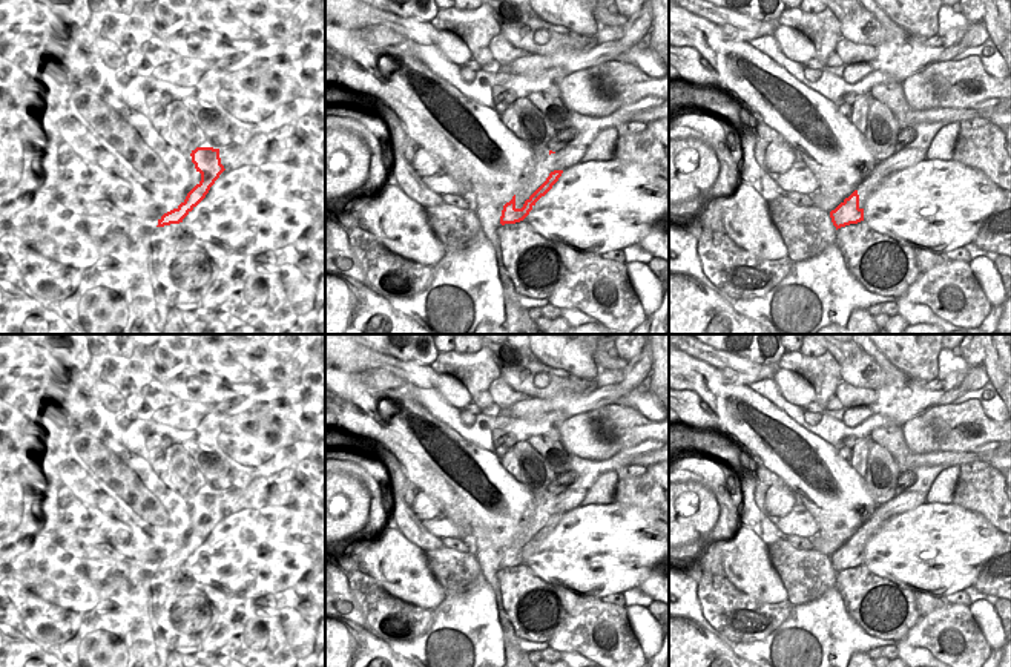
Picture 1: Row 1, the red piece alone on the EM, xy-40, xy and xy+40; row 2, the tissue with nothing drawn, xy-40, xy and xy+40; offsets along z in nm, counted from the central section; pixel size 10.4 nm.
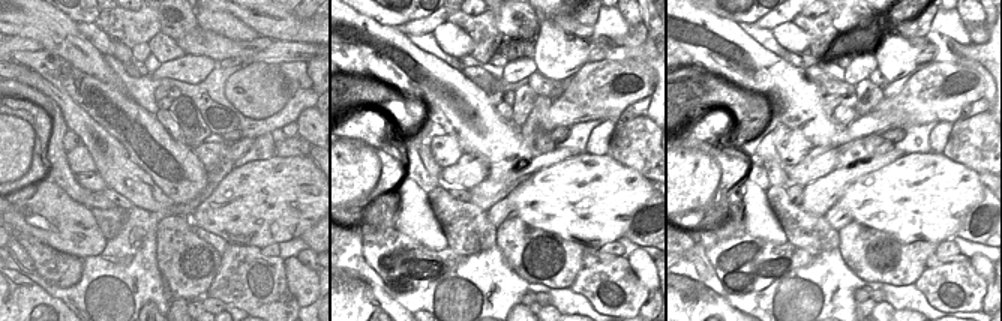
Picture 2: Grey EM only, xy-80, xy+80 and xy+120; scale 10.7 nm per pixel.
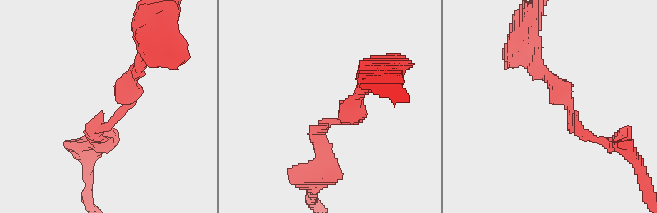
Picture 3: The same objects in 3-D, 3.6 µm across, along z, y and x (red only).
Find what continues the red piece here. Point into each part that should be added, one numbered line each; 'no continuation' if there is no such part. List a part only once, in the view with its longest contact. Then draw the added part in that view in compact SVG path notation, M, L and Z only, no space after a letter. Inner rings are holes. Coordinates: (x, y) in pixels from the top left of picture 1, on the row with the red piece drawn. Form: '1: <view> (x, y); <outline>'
no continuation

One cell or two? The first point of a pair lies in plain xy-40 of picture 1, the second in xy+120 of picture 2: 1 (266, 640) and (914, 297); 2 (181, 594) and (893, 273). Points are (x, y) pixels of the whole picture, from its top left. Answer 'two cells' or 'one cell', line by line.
1: two cells
2: one cell

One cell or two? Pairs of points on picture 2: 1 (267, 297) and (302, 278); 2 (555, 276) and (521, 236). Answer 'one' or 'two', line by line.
1: two
2: one

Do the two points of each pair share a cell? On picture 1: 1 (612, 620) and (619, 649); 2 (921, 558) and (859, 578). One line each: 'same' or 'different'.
1: same
2: different

